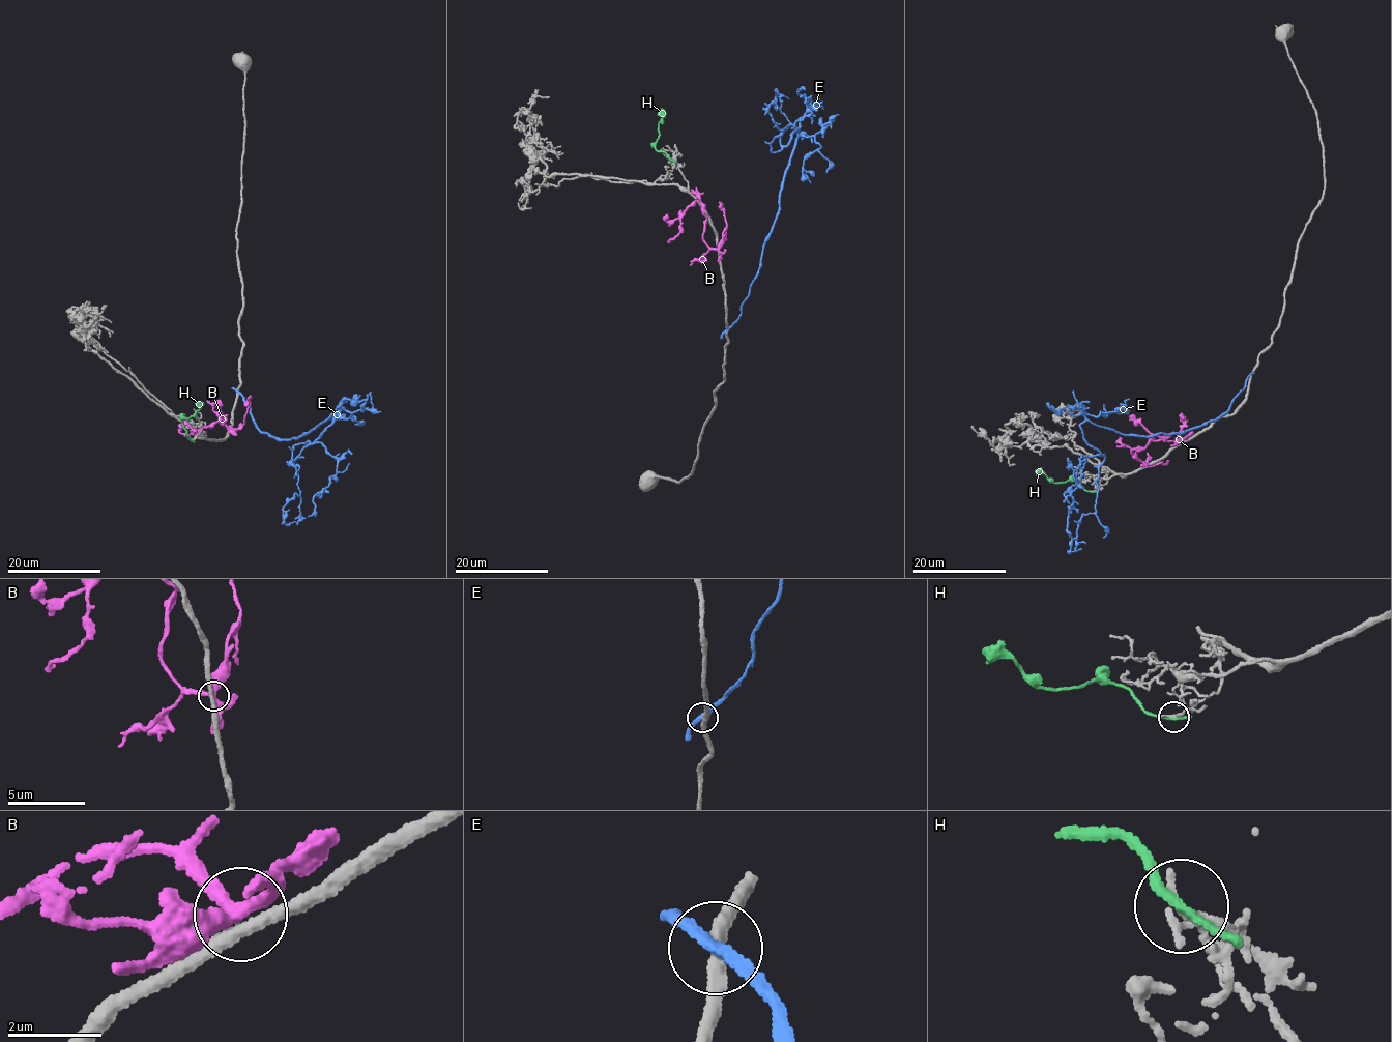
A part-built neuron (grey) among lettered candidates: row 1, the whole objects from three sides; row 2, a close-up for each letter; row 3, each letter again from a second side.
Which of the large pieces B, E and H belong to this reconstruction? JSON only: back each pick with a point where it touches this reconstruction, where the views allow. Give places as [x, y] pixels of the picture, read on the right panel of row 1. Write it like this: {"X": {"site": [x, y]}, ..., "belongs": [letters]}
{"belongs": []}

